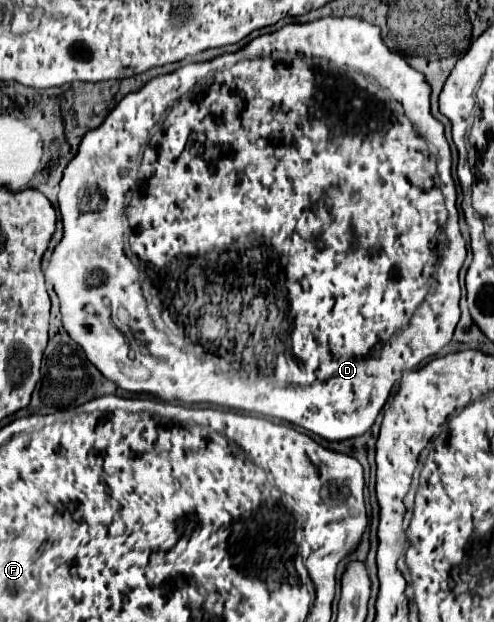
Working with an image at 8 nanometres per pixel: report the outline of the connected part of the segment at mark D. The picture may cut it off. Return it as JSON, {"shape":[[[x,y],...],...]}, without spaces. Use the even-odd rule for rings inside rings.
{"shape":[[[321,17],[321,19],[317,19],[317,21],[311,21],[311,23],[289,23],[289,25],[285,25],[285,27],[281,27],[281,29],[279,29],[279,31],[275,31],[275,33],[269,33],[269,35],[261,35],[261,37],[257,37],[257,39],[253,39],[253,41],[251,41],[251,43],[249,43],[249,45],[247,45],[247,47],[243,47],[243,49],[241,49],[241,51],[237,51],[237,53],[225,53],[225,55],[219,55],[219,57],[215,57],[215,59],[211,59],[211,61],[203,61],[203,63],[191,63],[191,65],[185,65],[185,67],[181,67],[181,69],[177,69],[177,71],[173,71],[173,73],[167,73],[167,75],[159,75],[159,77],[155,77],[155,79],[151,79],[151,81],[147,81],[147,83],[145,83],[145,85],[143,85],[143,87],[141,87],[141,89],[139,89],[139,91],[135,91],[135,93],[129,93],[129,95],[125,95],[125,97],[123,97],[123,99],[121,99],[121,101],[119,101],[119,103],[117,103],[117,105],[115,105],[115,109],[113,109],[113,111],[109,111],[109,115],[107,115],[107,117],[105,117],[105,121],[103,121],[103,123],[101,123],[101,125],[99,125],[99,127],[95,127],[95,129],[91,129],[91,131],[87,131],[87,133],[85,133],[85,135],[83,135],[83,139],[81,139],[81,145],[79,145],[79,149],[77,149],[77,153],[75,153],[75,157],[73,157],[73,159],[71,159],[71,161],[69,161],[69,163],[67,163],[67,167],[65,167],[65,171],[63,171],[63,179],[61,179],[61,183],[59,183],[59,195],[57,195],[57,199],[59,199],[59,213],[61,213],[61,223],[63,223],[63,237],[61,237],[61,241],[59,241],[59,243],[57,243],[57,245],[55,245],[55,249],[53,249],[53,253],[51,253],[51,259],[49,259],[49,261],[47,261],[47,267],[45,267],[45,277],[47,277],[47,279],[49,279],[49,281],[51,281],[51,283],[53,283],[53,289],[55,289],[55,293],[57,293],[57,297],[59,297],[59,303],[61,303],[61,323],[63,323],[63,327],[65,327],[65,331],[67,331],[67,333],[69,333],[69,335],[71,335],[71,339],[73,339],[73,341],[75,341],[75,343],[79,343],[79,345],[81,345],[81,347],[83,347],[83,351],[85,351],[85,355],[87,355],[87,359],[89,359],[89,361],[91,361],[91,363],[93,363],[93,365],[95,365],[95,367],[97,367],[97,369],[99,369],[99,371],[101,371],[101,373],[103,373],[103,377],[105,377],[105,379],[109,379],[109,381],[113,381],[113,383],[115,383],[115,385],[119,385],[119,387],[121,387],[121,389],[127,389],[127,391],[133,391],[133,393],[149,393],[149,395],[155,395],[155,397],[159,397],[159,399],[163,399],[163,401],[177,401],[177,402],[180,402],[180,403],[182,403],[182,404],[184,404],[184,405],[194,405],[194,404],[197,404],[197,403],[209,403],[209,404],[211,404],[211,405],[212,405],[212,406],[216,406],[216,405],[219,405],[219,407],[225,407],[225,409],[237,409],[237,411],[247,411],[247,413],[259,413],[259,415],[265,415],[265,417],[275,417],[275,419],[283,419],[283,421],[289,421],[289,423],[293,423],[293,425],[297,425],[297,427],[303,427],[303,429],[307,429],[307,431],[311,431],[311,433],[315,433],[315,435],[319,435],[319,437],[323,437],[323,439],[327,439],[327,441],[343,441],[343,439],[351,439],[351,437],[359,437],[359,435],[363,435],[363,433],[365,433],[365,431],[369,431],[369,427],[371,427],[371,425],[373,425],[373,421],[375,421],[375,417],[377,417],[377,415],[379,415],[379,411],[381,411],[381,407],[383,407],[383,405],[385,405],[385,401],[387,401],[387,397],[389,397],[389,391],[391,391],[391,387],[393,387],[393,385],[395,385],[395,383],[397,383],[397,381],[399,381],[399,379],[401,379],[401,375],[403,375],[403,371],[407,371],[407,369],[415,369],[415,367],[417,367],[417,365],[419,365],[419,363],[421,363],[421,361],[423,361],[423,359],[427,359],[427,357],[433,357],[433,355],[437,355],[437,353],[439,353],[439,351],[441,351],[441,349],[443,349],[443,347],[445,347],[445,345],[447,345],[447,343],[449,343],[449,341],[451,341],[451,337],[453,337],[453,329],[455,329],[455,325],[457,325],[457,321],[459,321],[459,320],[460,320],[460,317],[461,317],[461,309],[460,309],[460,299],[461,299],[461,286],[460,286],[460,283],[459,283],[459,272],[460,272],[460,270],[461,270],[461,265],[463,265],[463,259],[465,259],[465,255],[467,255],[467,247],[465,247],[465,245],[467,245],[467,243],[465,243],[465,239],[463,239],[463,235],[461,235],[461,229],[459,229],[459,211],[457,211],[457,207],[455,207],[455,201],[457,201],[457,187],[455,187],[455,181],[453,181],[453,177],[451,177],[451,150],[450,150],[450,146],[449,146],[449,143],[447,143],[447,139],[446,139],[446,137],[445,137],[445,129],[444,129],[444,126],[443,126],[443,123],[441,123],[441,121],[438,121],[438,120],[437,120],[437,119],[435,119],[435,117],[433,117],[433,115],[432,115],[432,114],[431,114],[431,109],[430,109],[430,97],[431,97],[431,85],[429,85],[429,81],[427,81],[427,79],[425,79],[425,75],[423,75],[423,73],[421,73],[421,71],[417,71],[417,69],[413,69],[413,67],[411,67],[411,65],[409,65],[409,63],[407,63],[407,61],[405,61],[405,57],[403,57],[403,55],[399,55],[399,53],[395,53],[395,51],[391,51],[391,49],[389,49],[389,47],[387,47],[387,45],[385,45],[385,41],[383,41],[383,37],[381,37],[381,29],[379,29],[379,27],[377,27],[377,25],[375,25],[375,23],[369,23],[369,21],[363,21],[363,19],[361,19],[361,17]],[[149,131],[151,131],[151,149],[143,149],[143,153],[141,153],[141,147],[143,147],[143,143],[145,143],[145,141],[147,141],[147,139],[149,139]],[[439,177],[441,177],[441,183],[443,183],[443,197],[445,197],[445,205],[447,205],[447,209],[445,209],[445,207],[443,207],[443,197],[441,197],[441,193],[439,193],[439,191],[437,191],[437,189],[439,189]],[[427,193],[433,193],[433,197],[431,197],[431,199],[423,199],[423,197],[425,197],[425,195],[427,195]],[[143,275],[147,275],[147,281],[149,281],[149,289],[147,289],[147,287],[145,287],[145,291],[149,291],[149,299],[153,299],[153,303],[155,303],[155,307],[157,307],[157,309],[159,309],[159,313],[161,313],[161,321],[163,321],[163,323],[165,323],[165,327],[161,327],[161,329],[155,329],[155,325],[153,325],[153,321],[151,321],[151,317],[149,317],[149,307],[147,307],[147,299],[145,299],[145,293],[143,293]],[[111,307],[123,307],[123,309],[125,309],[125,311],[127,311],[127,313],[129,313],[129,329],[131,329],[131,331],[133,331],[133,333],[135,333],[135,337],[133,337],[133,341],[131,341],[131,343],[133,343],[133,345],[131,345],[131,343],[129,343],[129,341],[127,341],[127,339],[125,339],[125,335],[123,335],[123,333],[121,333],[121,331],[119,331],[119,329],[117,329],[117,327],[115,327],[115,323],[113,323],[113,319],[111,319]]]}

